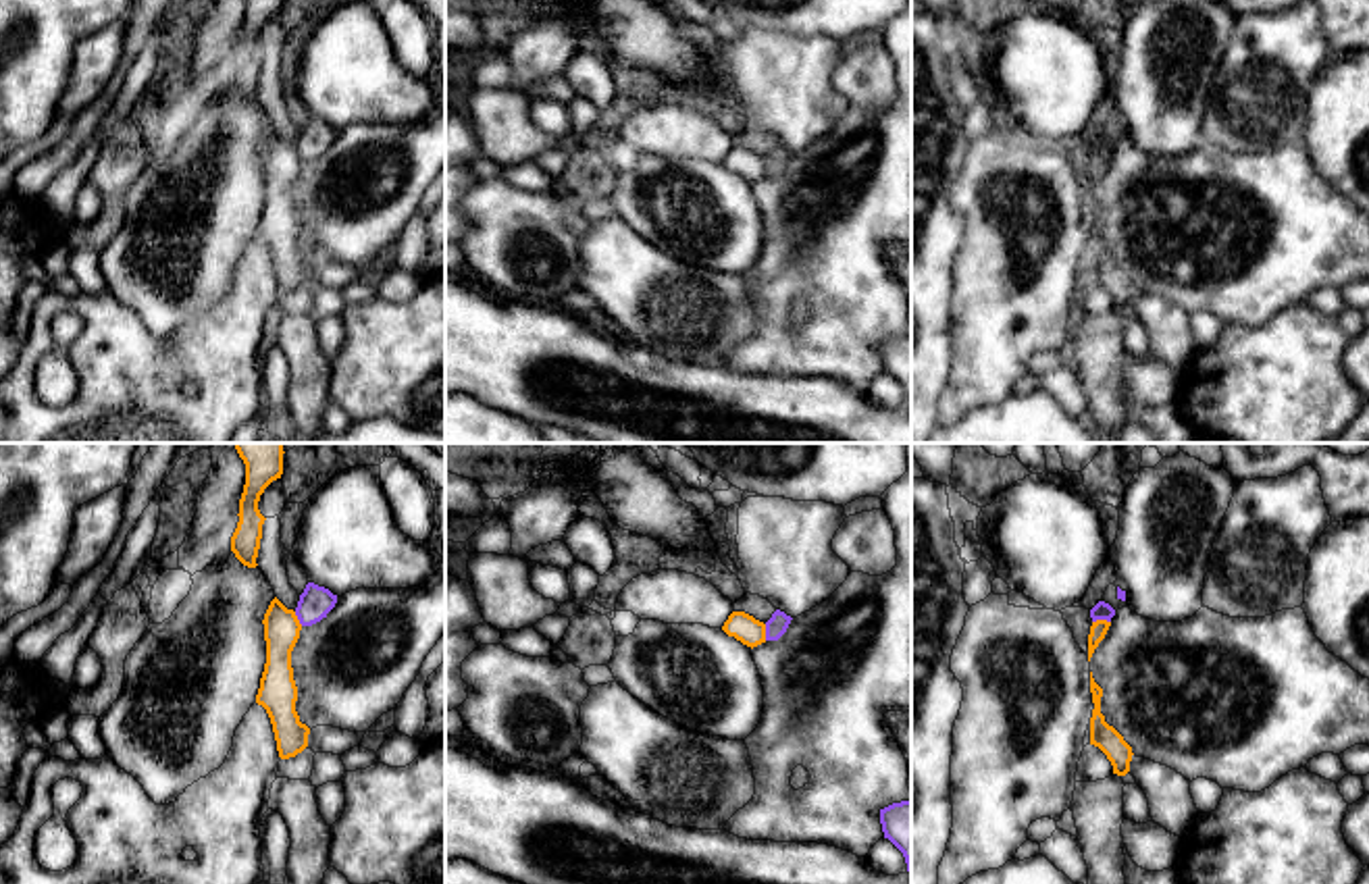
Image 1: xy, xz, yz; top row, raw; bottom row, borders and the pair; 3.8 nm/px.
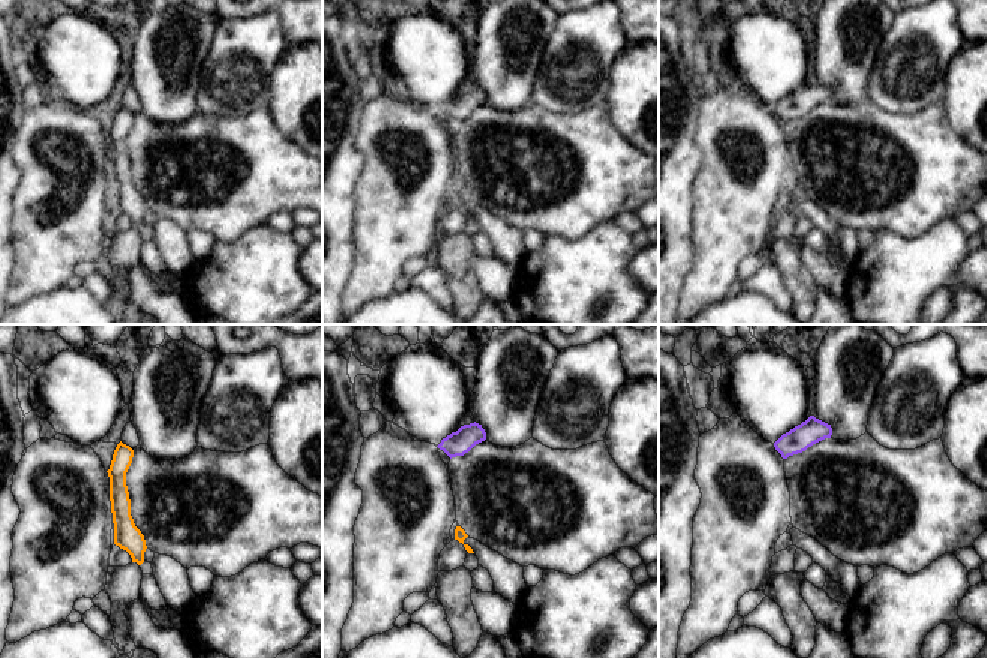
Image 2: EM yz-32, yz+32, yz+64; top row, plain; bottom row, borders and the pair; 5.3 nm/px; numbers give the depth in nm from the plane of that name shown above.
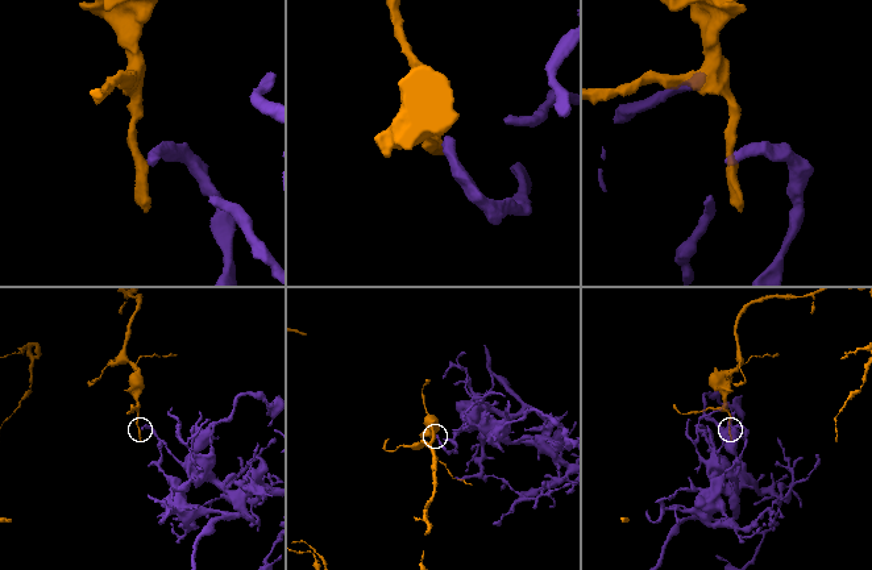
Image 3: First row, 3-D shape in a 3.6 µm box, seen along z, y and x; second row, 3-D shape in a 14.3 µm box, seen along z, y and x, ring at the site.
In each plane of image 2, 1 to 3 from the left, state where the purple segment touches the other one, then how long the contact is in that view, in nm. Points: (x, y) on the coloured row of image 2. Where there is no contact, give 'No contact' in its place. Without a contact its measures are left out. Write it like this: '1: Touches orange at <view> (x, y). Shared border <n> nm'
1: No contact
2: No contact
3: No contact

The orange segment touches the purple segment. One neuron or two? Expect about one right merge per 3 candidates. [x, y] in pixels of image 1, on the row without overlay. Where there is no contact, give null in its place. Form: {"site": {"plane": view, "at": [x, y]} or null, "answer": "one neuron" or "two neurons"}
{"site": {"plane": "yz", "at": [1101, 154]}, "answer": "two neurons"}

